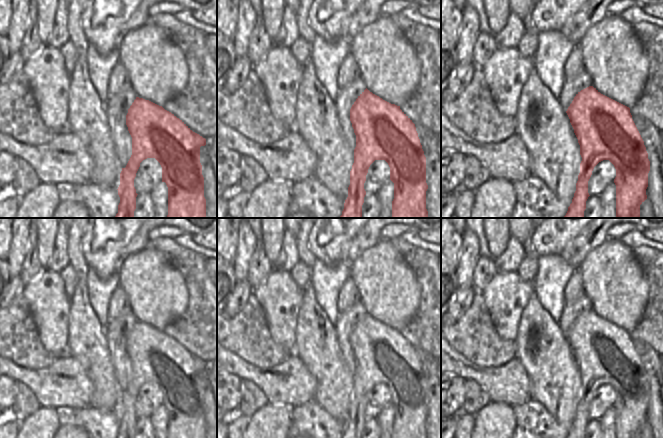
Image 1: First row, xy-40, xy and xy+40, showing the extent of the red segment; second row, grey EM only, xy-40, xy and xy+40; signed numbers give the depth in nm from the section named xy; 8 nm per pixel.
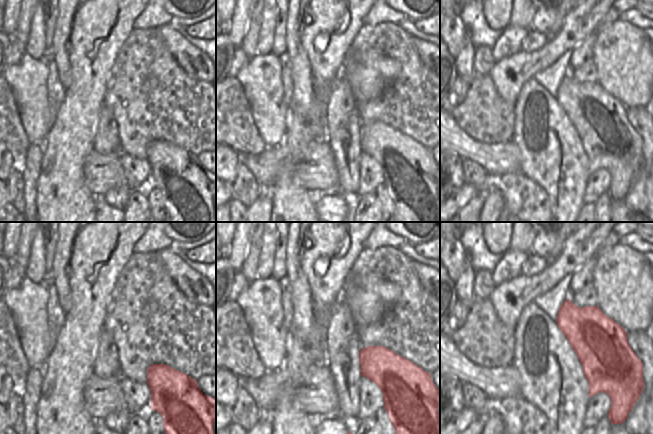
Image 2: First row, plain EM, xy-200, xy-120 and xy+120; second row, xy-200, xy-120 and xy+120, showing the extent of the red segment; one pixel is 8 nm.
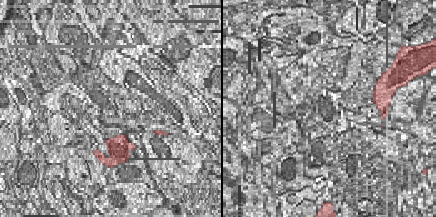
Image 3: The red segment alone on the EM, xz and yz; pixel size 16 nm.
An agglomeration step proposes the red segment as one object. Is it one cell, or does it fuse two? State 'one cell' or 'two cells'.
one cell

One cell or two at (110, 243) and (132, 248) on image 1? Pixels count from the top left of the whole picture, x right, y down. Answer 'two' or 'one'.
two

